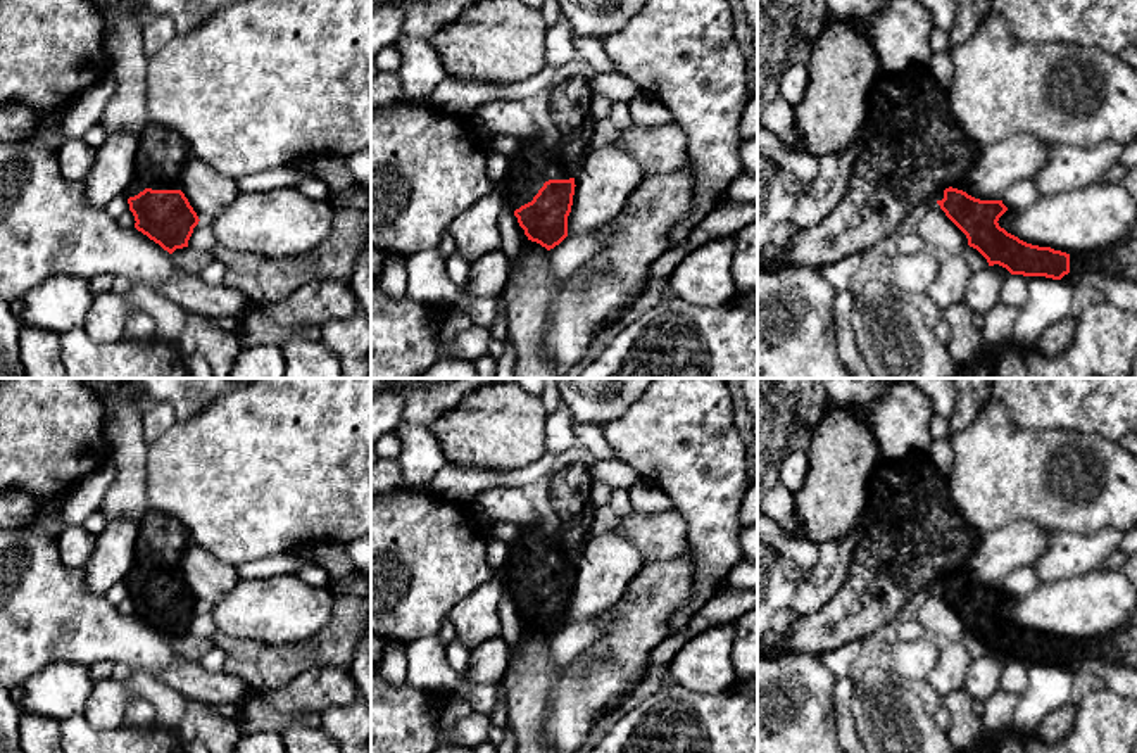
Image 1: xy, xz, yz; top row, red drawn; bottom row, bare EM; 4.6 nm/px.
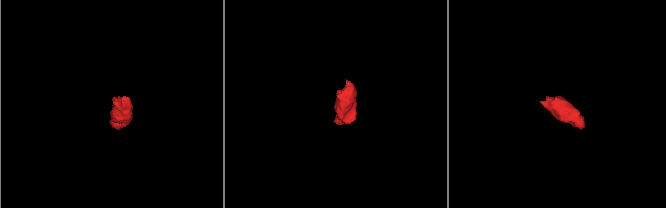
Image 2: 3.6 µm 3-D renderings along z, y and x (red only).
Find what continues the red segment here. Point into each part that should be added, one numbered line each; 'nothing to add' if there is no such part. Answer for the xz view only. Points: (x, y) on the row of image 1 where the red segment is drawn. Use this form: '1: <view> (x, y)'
1: xz (535, 163)

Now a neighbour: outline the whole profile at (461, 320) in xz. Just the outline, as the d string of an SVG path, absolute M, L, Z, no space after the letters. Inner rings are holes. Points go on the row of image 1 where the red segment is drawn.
M454 306L452 318L442 328L440 339L442 339L442 342L449 342L459 332L462 332L473 325L474 325L473 318L469 316L469 313L464 307Z

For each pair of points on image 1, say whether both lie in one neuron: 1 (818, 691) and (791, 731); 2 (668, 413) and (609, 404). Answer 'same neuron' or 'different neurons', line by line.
1: same neuron
2: different neurons

